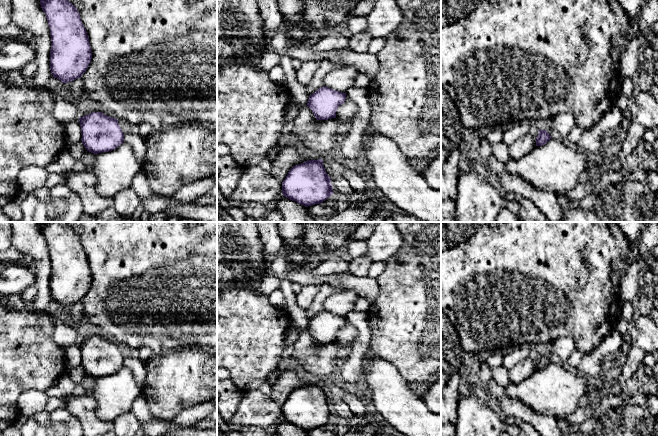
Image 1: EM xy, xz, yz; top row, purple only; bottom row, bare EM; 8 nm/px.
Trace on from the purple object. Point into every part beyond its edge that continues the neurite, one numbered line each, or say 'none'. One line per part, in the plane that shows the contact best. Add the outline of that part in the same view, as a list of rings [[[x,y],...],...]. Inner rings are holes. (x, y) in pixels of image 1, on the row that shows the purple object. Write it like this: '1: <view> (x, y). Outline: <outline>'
none

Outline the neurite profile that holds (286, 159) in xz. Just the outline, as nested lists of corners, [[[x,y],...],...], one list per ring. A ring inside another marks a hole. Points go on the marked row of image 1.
[[[294,145],[286,147],[280,151],[275,159],[272,160],[270,174],[278,181],[283,182],[289,170],[298,164],[301,164],[309,159]]]

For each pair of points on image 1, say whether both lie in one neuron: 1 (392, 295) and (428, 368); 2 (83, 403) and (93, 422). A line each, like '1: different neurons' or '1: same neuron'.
1: same neuron
2: same neuron

